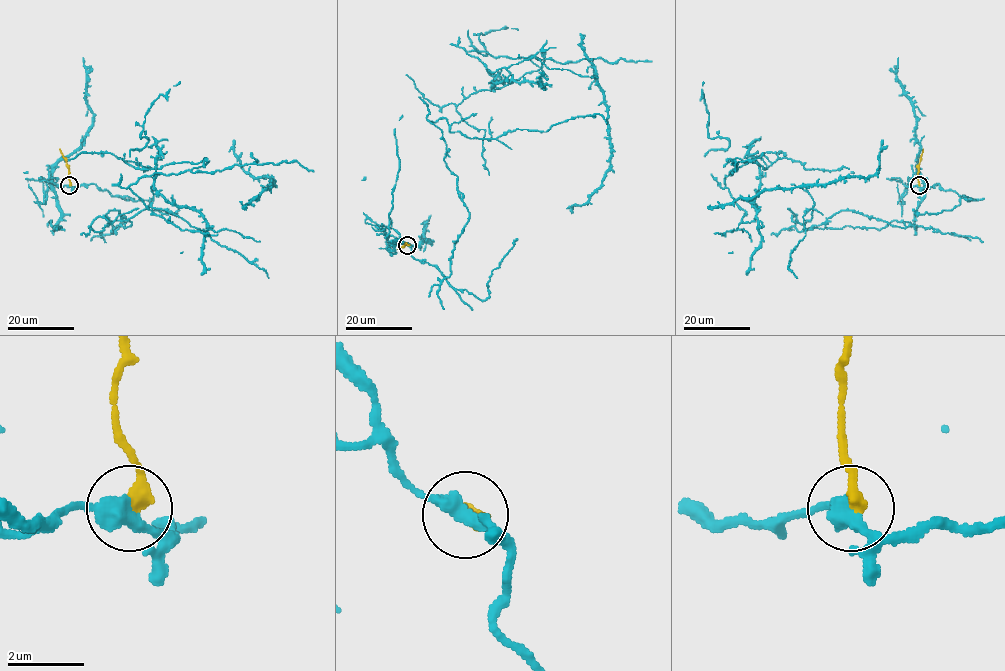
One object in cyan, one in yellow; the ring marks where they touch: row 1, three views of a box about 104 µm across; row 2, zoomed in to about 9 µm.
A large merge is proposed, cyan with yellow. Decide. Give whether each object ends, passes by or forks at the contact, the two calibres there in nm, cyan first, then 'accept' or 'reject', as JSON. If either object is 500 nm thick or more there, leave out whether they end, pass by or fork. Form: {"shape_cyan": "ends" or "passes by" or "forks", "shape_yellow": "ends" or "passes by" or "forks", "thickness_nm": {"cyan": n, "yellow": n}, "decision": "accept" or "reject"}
{"shape_cyan": "passes by", "shape_yellow": "ends", "thickness_nm": {"cyan": 440, "yellow": 360}, "decision": "reject"}

